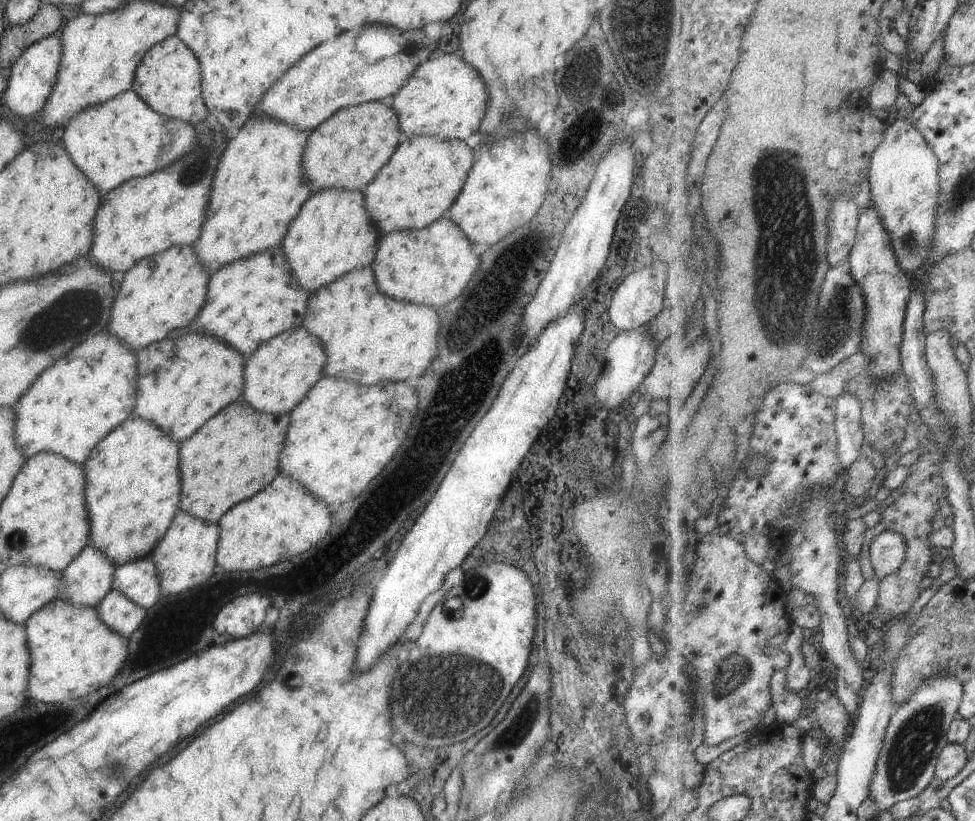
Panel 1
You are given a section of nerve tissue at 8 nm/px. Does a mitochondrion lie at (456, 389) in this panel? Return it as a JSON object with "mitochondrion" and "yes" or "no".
{"mitochondrion":"yes"}

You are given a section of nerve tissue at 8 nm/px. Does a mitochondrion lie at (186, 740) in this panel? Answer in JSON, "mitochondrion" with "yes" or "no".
{"mitochondrion":"no"}

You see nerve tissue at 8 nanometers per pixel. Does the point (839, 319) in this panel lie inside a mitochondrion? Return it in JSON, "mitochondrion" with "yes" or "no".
{"mitochondrion":"yes"}

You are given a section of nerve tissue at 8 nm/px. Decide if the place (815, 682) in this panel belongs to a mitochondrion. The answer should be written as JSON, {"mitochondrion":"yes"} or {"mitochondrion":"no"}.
{"mitochondrion":"no"}

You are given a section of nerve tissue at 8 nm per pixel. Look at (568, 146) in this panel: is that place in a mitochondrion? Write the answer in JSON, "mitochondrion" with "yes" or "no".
{"mitochondrion":"no"}

